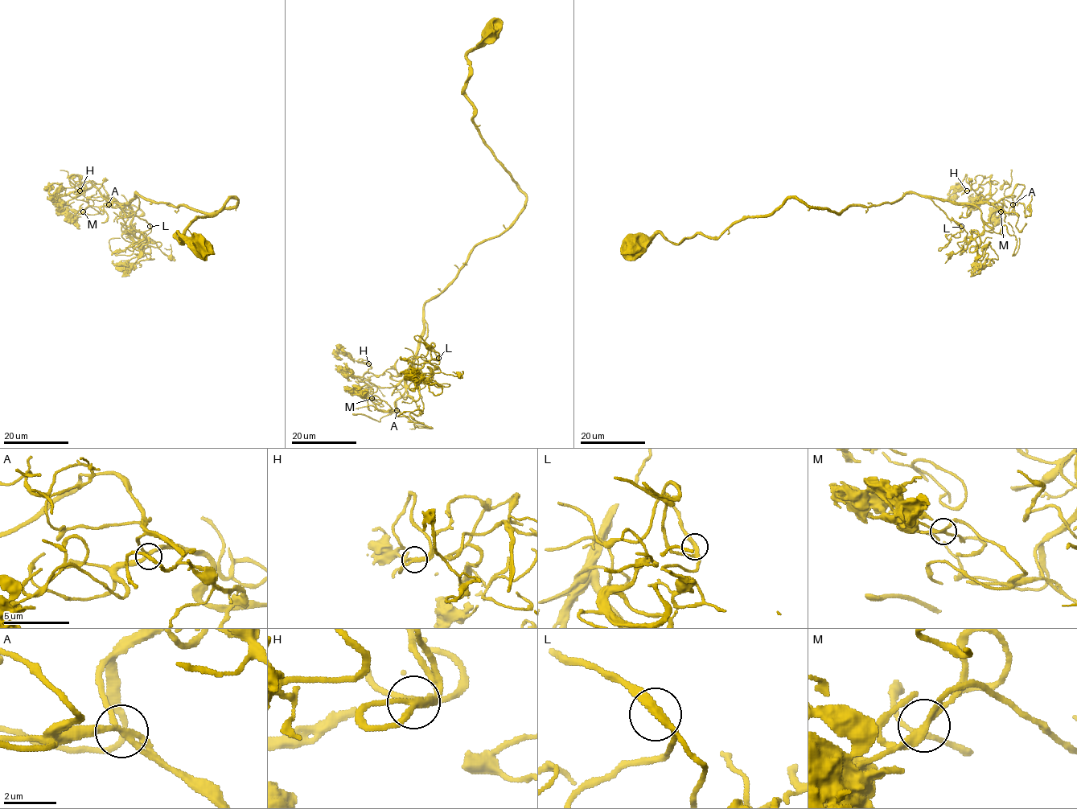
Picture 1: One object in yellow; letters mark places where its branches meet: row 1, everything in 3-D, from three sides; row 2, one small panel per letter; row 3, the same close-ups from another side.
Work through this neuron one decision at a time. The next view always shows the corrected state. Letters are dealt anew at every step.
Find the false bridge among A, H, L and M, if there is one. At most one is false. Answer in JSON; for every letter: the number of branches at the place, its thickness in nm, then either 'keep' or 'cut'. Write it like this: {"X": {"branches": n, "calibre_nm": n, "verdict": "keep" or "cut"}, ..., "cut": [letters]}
{"A": {"branches": 3, "calibre_nm": 200, "verdict": "keep"}, "H": {"branches": 3, "calibre_nm": 200, "verdict": "keep"}, "L": {"branches": 3, "calibre_nm": 220, "verdict": "keep"}, "M": {"branches": 3, "calibre_nm": 220, "verdict": "keep"}, "cut": []}

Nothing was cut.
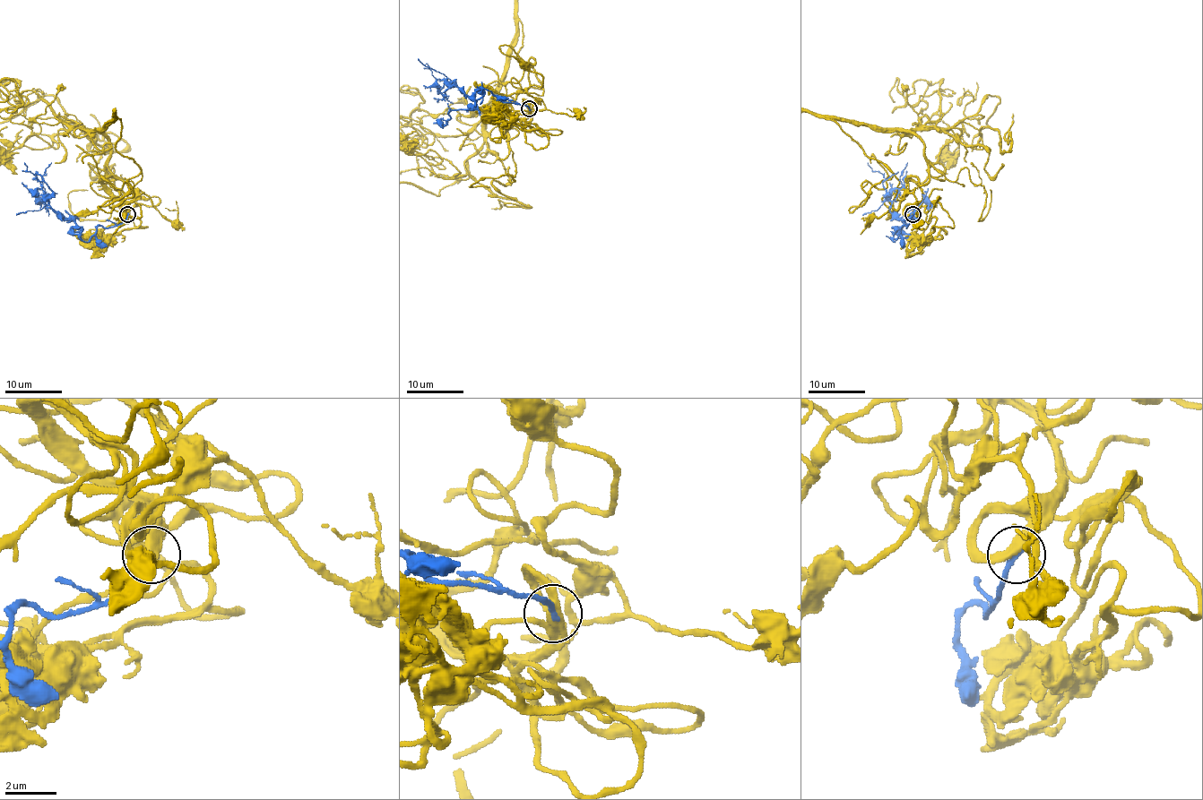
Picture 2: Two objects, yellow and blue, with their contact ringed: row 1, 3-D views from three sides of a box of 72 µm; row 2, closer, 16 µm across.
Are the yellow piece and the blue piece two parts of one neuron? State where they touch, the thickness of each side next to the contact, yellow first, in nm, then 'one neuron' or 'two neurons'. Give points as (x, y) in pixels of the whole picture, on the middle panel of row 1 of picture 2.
place (529, 108); calibres 320 and 220 nm; two neurons

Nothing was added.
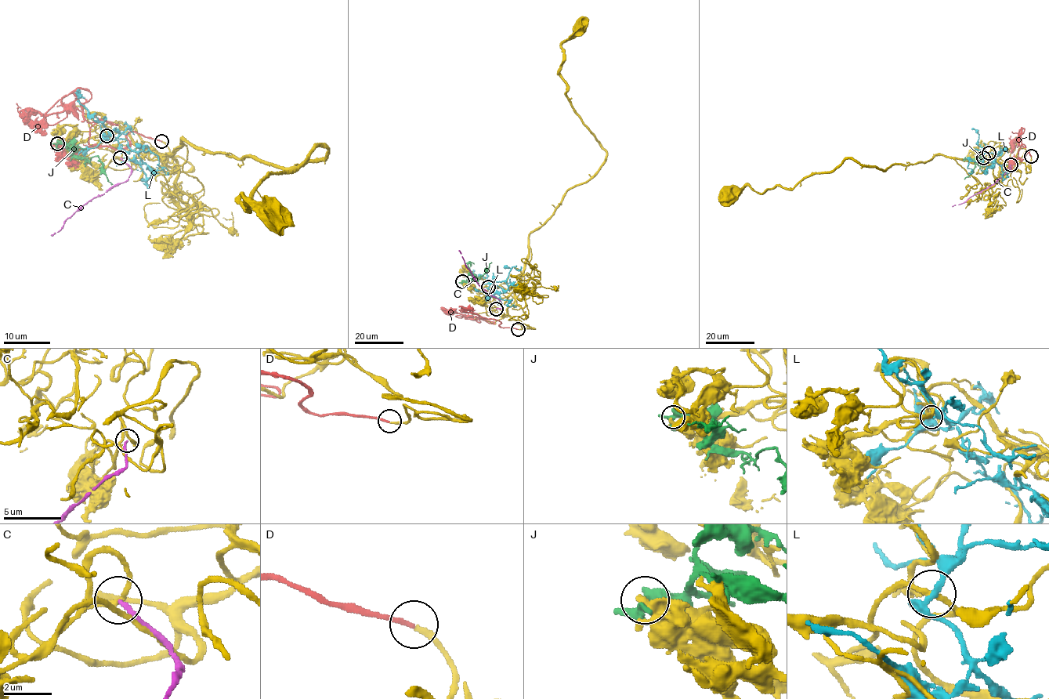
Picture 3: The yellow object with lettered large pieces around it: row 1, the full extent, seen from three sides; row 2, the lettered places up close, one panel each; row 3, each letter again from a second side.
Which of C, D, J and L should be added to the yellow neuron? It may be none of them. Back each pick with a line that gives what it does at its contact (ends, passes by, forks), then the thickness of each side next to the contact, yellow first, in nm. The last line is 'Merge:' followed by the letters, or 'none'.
D: it ends; calibres 200 and 180 nm
Merge: D

